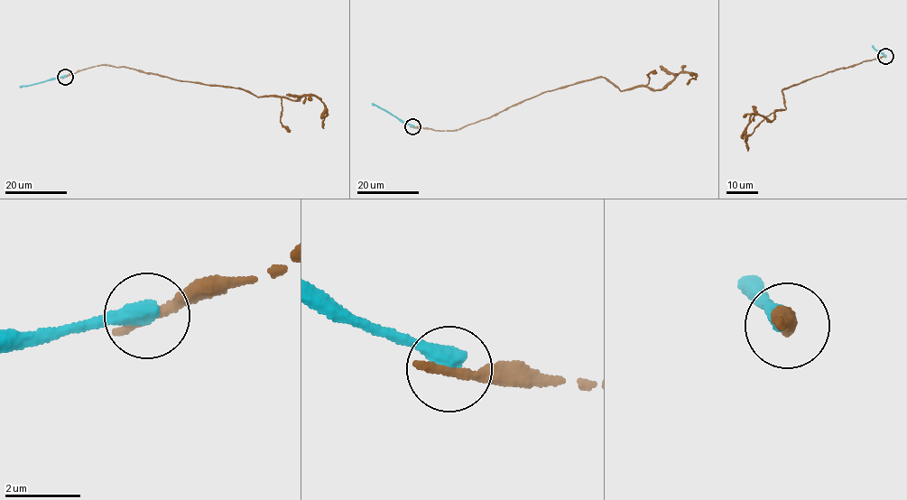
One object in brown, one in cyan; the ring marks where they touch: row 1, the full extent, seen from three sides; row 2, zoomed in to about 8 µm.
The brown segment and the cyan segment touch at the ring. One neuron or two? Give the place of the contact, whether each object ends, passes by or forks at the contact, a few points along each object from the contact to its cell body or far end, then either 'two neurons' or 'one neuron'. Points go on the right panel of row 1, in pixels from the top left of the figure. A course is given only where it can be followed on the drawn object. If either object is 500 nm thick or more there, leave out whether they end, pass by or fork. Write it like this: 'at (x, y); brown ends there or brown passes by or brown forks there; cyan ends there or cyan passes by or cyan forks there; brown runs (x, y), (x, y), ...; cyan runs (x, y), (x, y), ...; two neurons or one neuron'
at (885, 56); brown ends there; cyan ends there; brown runs (885, 56), (783, 89), (785, 108), (775, 111), (771, 122), (758, 115), (751, 115), (745, 134), (747, 151); cyan runs (885, 56), (874, 46); two neurons

